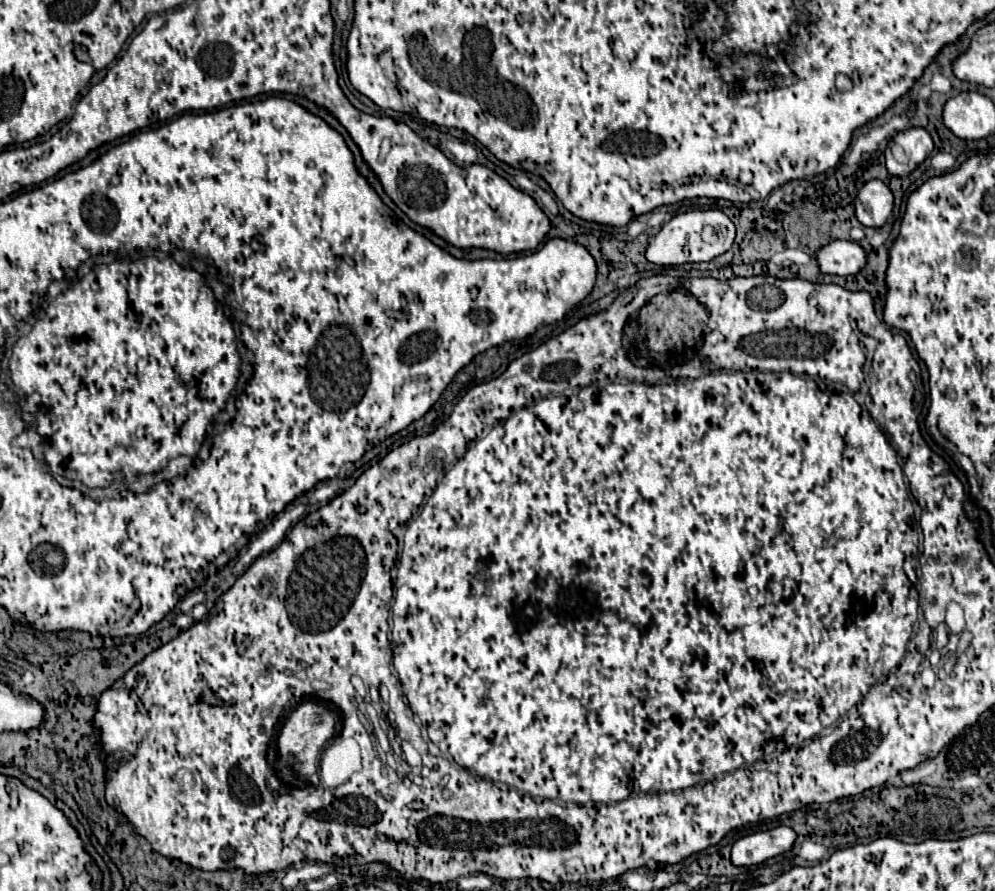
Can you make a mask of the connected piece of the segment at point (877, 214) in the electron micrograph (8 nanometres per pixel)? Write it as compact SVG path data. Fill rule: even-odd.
M882 180L866 182L854 200L856 218L870 228L880 228L886 224L894 208L894 198L890 188Z

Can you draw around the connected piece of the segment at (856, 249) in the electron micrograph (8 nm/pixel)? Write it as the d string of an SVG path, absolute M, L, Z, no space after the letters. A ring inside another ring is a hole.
M834 240L816 252L816 262L820 272L824 274L850 276L864 268L864 264L868 262L868 256L866 256L866 250L856 242Z

